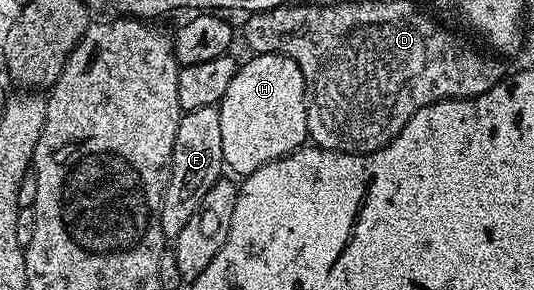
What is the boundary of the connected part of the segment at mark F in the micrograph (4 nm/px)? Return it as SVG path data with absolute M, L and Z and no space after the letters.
M218 106L193 108L180 117L177 124L177 140L173 144L171 176L165 183L161 216L161 232L164 239L173 240L189 224L189 216L205 200L205 192L224 177L221 152L221 116Z

